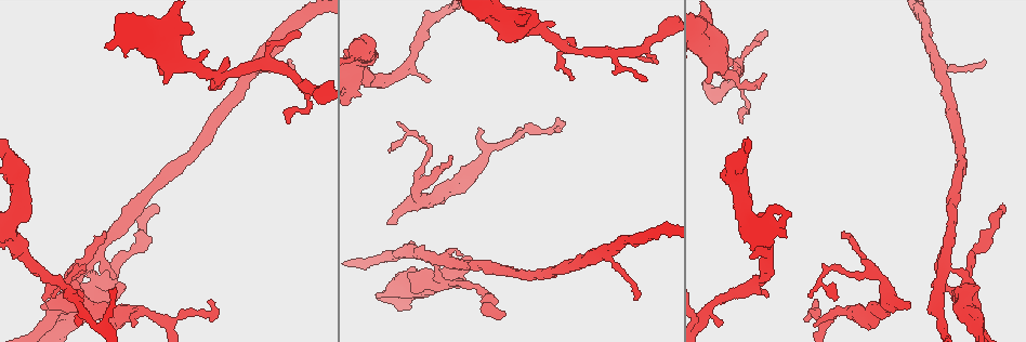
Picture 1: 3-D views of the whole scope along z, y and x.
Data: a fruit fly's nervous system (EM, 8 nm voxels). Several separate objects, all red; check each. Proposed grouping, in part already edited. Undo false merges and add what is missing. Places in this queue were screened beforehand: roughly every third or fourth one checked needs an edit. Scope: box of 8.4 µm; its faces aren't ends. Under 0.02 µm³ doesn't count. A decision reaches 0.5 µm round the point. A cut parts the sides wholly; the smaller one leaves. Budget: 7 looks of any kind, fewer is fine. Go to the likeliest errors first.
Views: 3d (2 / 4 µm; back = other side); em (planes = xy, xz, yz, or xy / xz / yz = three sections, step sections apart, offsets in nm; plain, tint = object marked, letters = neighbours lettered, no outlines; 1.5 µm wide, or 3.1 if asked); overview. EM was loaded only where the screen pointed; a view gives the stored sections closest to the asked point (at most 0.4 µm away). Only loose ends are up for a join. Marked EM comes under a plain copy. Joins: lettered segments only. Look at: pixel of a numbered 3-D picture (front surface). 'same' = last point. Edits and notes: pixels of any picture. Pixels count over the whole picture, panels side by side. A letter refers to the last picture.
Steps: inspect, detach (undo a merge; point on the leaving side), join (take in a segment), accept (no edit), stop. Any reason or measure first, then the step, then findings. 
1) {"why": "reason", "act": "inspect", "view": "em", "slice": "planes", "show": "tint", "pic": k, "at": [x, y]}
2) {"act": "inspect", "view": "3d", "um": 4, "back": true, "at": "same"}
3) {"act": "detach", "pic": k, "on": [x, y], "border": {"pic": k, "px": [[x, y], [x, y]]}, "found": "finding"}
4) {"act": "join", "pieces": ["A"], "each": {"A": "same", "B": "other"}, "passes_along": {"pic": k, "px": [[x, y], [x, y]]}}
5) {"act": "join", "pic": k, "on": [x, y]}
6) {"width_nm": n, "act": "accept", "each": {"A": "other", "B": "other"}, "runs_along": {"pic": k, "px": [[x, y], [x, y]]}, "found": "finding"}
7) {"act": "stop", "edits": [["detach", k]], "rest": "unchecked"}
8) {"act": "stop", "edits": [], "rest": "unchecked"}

{"why": "tapers out", "act": "inspect", "view": "em", "slice": "planes", "show": "letters", "pic": 1, "at": [450, 155]}

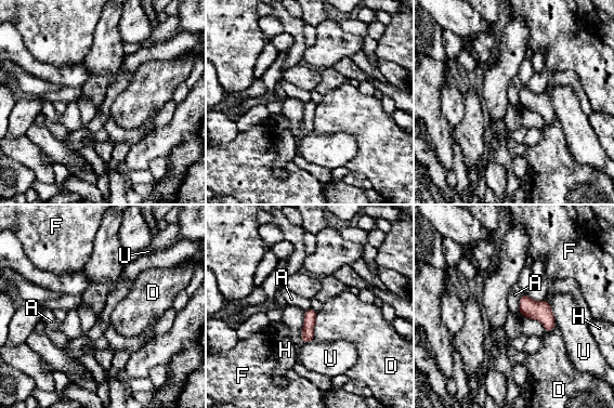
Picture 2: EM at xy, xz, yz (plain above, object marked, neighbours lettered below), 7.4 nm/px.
{"act": "accept", "each": {"A": "other", "D": "other", "F": "other", "H": "other", "U": "other"}, "border": {"pic": 2, "px": [[523, 292], [518, 312]]}, "found": "no lettered segment goes on from it"}

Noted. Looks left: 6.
{"why": "branch stops here", "act": "inspect", "view": "3d", "um": 4, "pic": 1, "at": [386, 223]}

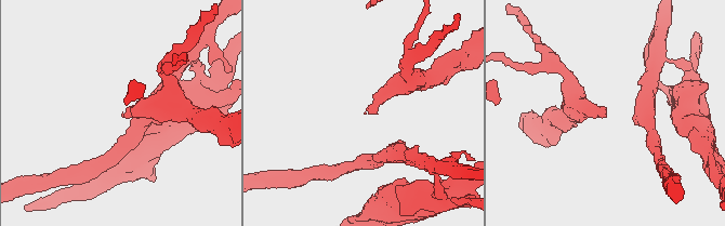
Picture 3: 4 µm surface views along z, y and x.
{"act": "inspect", "view": "em", "slice": "planes", "show": "tint", "pic": 3, "at": [606, 116]}

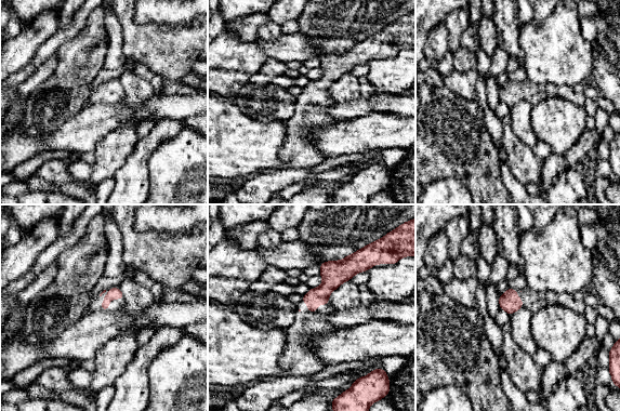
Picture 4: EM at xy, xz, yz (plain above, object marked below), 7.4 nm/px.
{"why": "see the neighbours", "act": "inspect", "view": "em", "slice": "planes", "show": "letters", "at": "same"}

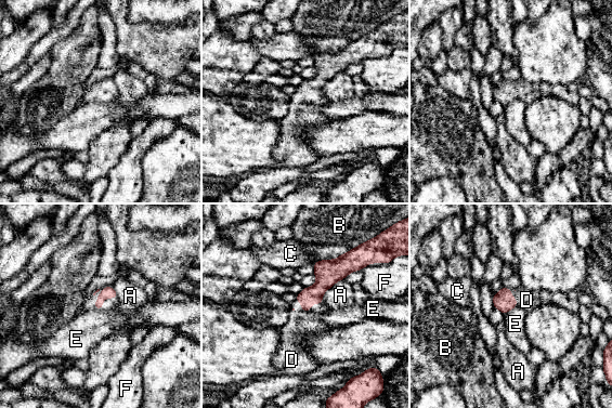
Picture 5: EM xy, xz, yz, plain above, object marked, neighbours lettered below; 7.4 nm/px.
{"longest_contact_nm": ["B", 320], "act": "join", "pieces": ["D"], "each": {"A": "other", "B": "other", "C": "other", "D": "same", "E": "other", "F": "other"}, "found": "the neuron continues"}

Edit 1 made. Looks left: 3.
{"why": "redraw", "act": "inspect", "view": "overview"}

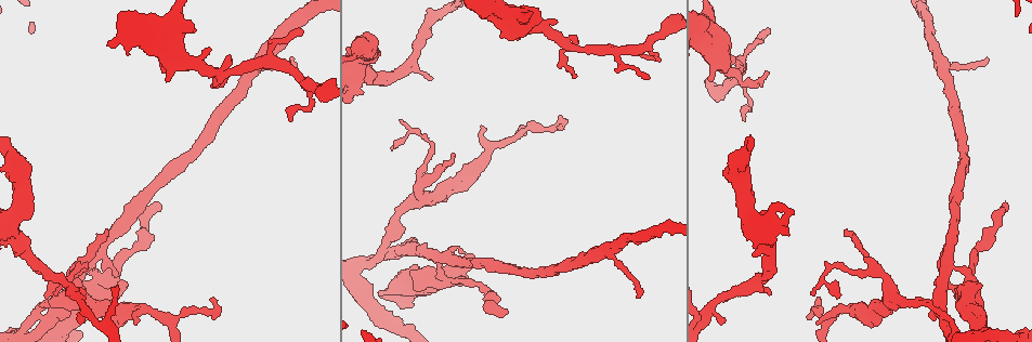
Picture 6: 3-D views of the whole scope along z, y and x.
{"why": "free end", "act": "inspect", "view": "3d", "um": 2, "pic": 6, "at": [768, 34]}

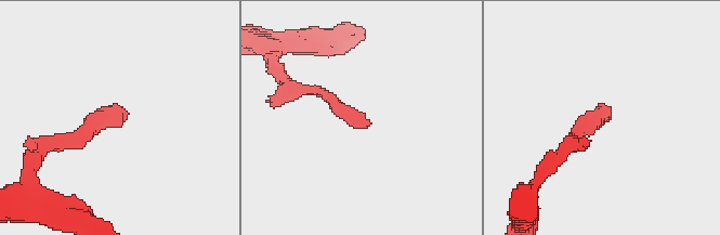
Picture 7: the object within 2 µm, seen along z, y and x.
{"act": "inspect", "view": "em", "slice": "xz", "step": 8, "show": "letters", "pic": 7, "at": [367, 127]}

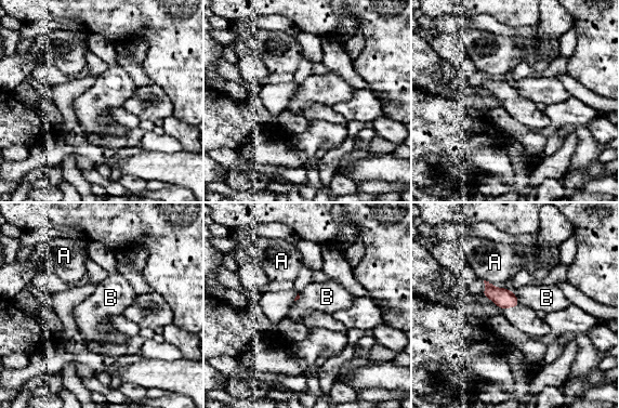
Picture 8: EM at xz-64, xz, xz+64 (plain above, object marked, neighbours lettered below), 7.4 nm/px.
{"act": "accept", "each": {"A": "other", "B": "other"}, "border": {"pic": 8, "px": [[512, 291], [519, 303]]}, "found": "none of them fits"}

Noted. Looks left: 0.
{"act": "stop", "edits": [["join", 5]], "rest": "unchecked"}

